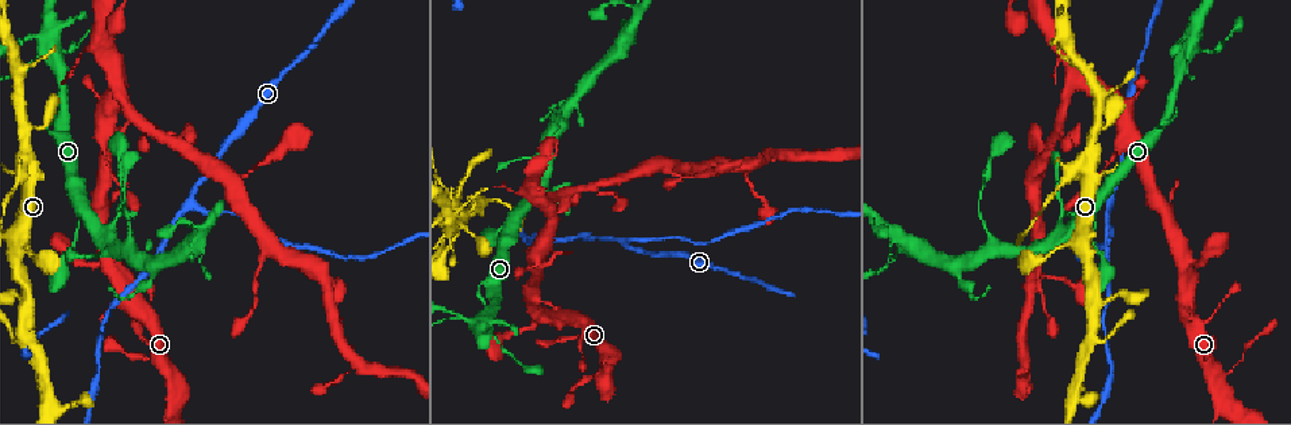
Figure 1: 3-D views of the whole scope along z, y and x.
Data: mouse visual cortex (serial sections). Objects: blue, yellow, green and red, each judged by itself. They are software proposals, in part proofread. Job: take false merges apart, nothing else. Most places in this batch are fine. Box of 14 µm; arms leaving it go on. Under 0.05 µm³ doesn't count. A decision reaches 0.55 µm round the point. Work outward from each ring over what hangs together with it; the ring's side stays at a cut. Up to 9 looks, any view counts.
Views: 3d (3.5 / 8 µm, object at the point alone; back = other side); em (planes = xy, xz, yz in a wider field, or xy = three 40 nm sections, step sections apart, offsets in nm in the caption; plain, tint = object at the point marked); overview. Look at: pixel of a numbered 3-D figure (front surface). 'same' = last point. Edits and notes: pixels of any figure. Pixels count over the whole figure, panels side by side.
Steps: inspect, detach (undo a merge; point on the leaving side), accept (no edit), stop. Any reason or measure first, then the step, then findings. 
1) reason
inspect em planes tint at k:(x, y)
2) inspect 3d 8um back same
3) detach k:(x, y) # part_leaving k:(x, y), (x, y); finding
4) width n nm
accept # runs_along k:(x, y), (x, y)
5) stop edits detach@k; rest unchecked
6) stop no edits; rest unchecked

four-way junction
inspect 3d 3.5um at 1:(1075, 241)

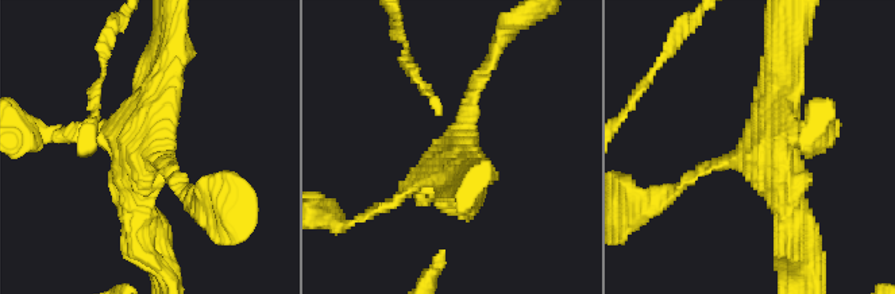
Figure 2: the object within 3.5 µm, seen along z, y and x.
arms 4; arm_widths 150, 250, 350, 400 nm
inspect em xy step 3 tint at 2:(757, 142)

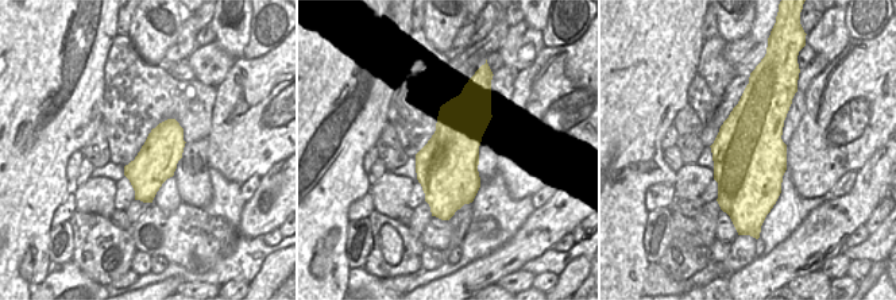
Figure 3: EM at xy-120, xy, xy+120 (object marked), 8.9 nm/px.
accept # runs_along 2:(779, 62), (762, 136), (686, 182); continuous, no second cell

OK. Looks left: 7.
sudden change in width
inspect 3d 3.5um back at 1:(1087, 164)

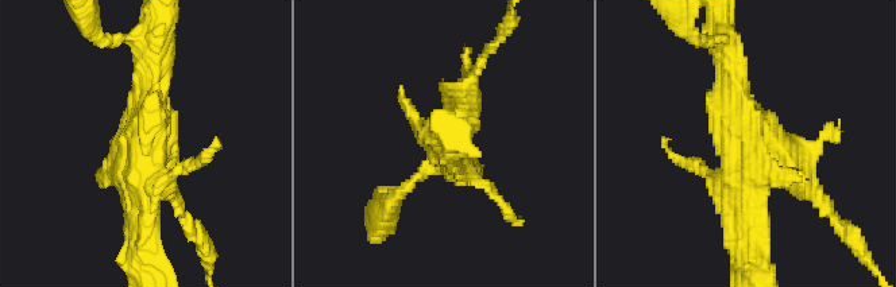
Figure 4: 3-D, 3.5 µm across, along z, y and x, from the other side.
inspect em xy step 2 tint at 4:(146, 143)

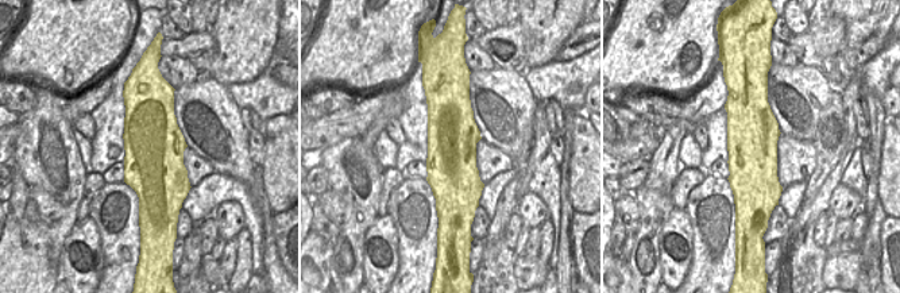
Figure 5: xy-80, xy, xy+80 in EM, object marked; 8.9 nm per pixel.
width 460 nm
accept # runs_along 4:(748, 237), (741, 121), (723, 55); continuous, no second cell

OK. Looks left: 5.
sharp bend
inspect 3d 3.5um at 1:(47, 403)

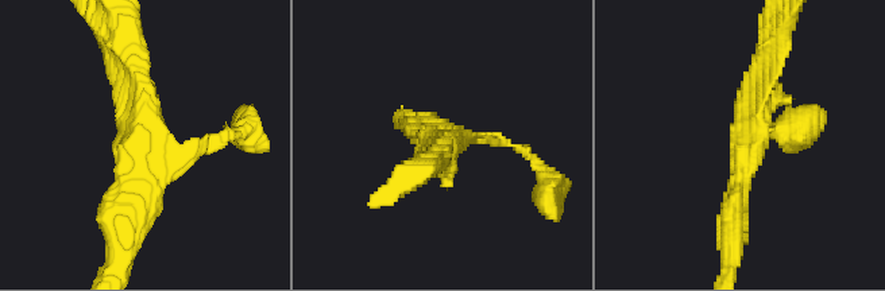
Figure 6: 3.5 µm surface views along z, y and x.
need the tissue
inspect em xy step 5 tint at 6:(141, 141)

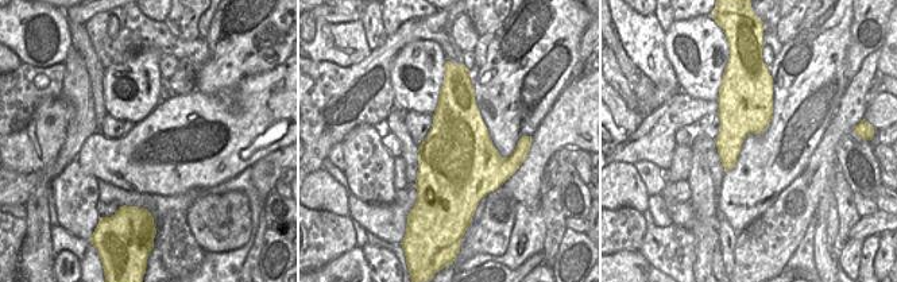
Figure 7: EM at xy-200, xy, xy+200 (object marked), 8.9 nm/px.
accept # runs_along 6:(128, 57), (153, 156), (216, 139); all the same cell

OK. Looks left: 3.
two arms in line, one across
inspect 3d 3.5um at 1:(194, 207)

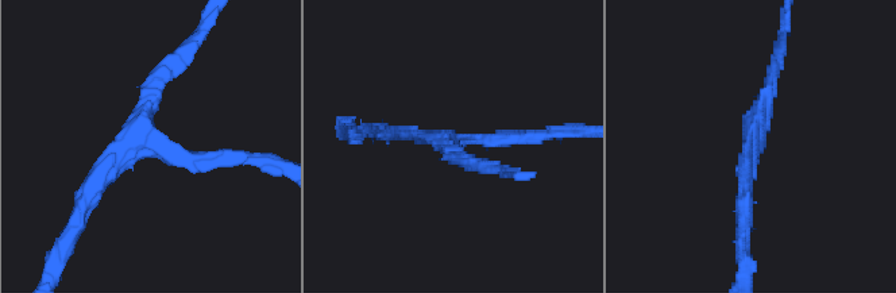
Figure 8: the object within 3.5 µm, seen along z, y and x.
arms 3; arm_widths 150, 150, 150 nm; shape alone is not enough
inspect em xy step 2 tint at 8:(147, 142)

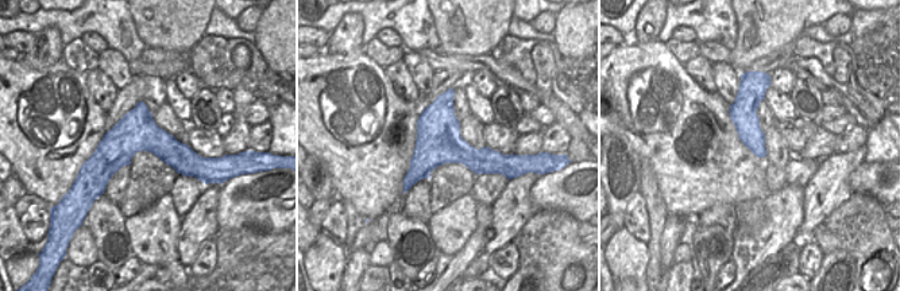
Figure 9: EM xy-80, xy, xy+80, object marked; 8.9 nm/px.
accept # runs_along 9:(200, 160), (123, 143), (92, 163); continuous, no second cell

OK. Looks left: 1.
stop no edits; rest unchecked

